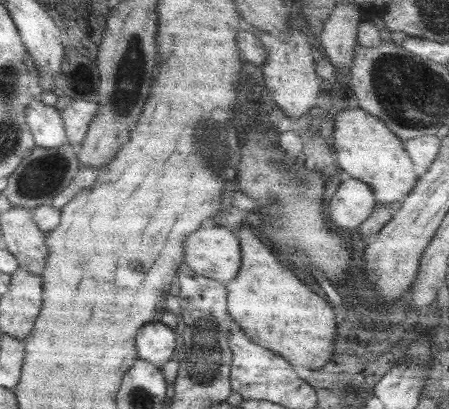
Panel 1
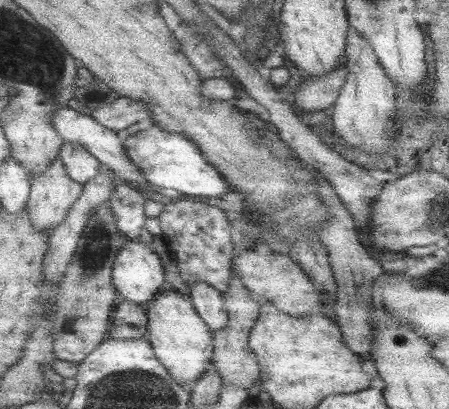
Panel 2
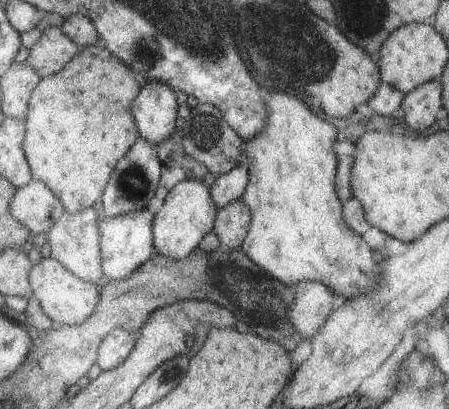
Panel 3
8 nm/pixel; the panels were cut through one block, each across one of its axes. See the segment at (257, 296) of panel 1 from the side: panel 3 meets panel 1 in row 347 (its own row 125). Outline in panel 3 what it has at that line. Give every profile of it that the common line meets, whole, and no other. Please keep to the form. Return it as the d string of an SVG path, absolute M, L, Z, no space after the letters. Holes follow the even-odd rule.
M269 90L263 104L265 128L243 140L249 182L239 200L249 208L251 220L239 250L283 284L317 280L345 298L371 290L379 278L371 258L373 250L345 226L333 192L337 162L331 144L337 140L337 128L323 124L293 94Z

